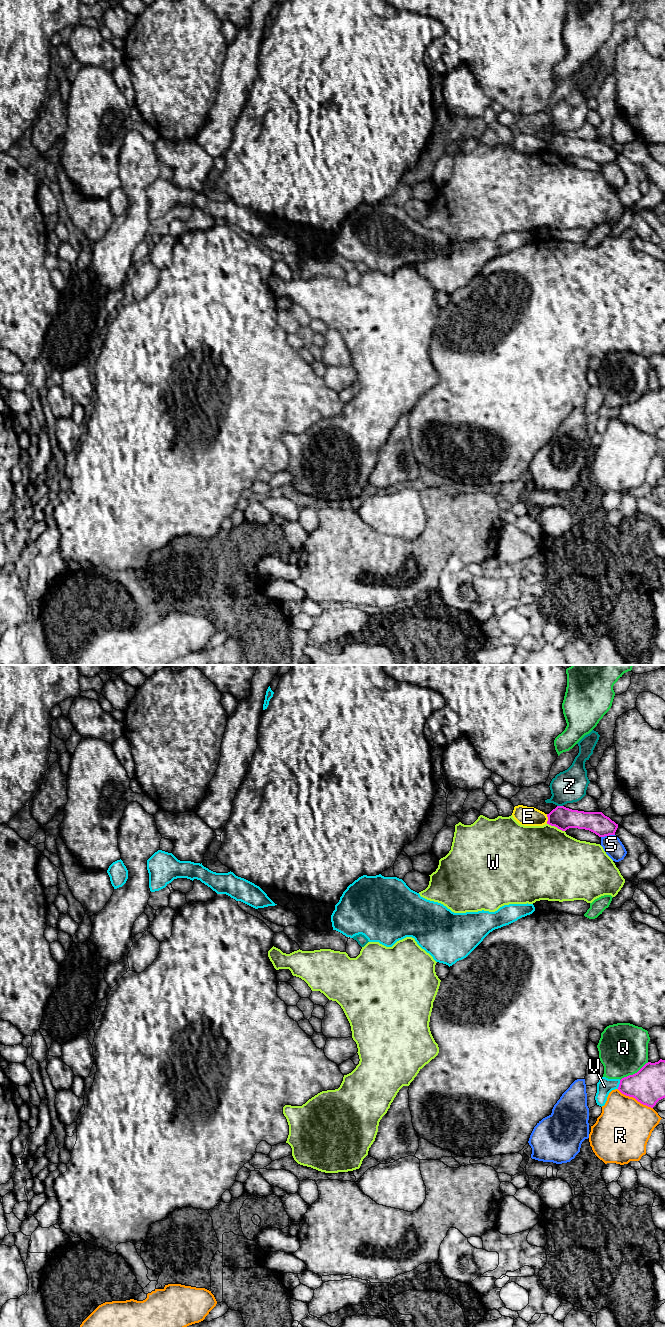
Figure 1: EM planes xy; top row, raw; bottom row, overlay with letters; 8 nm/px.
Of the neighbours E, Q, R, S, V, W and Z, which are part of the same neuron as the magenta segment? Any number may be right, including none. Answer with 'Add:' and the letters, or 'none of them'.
Add: none of them

